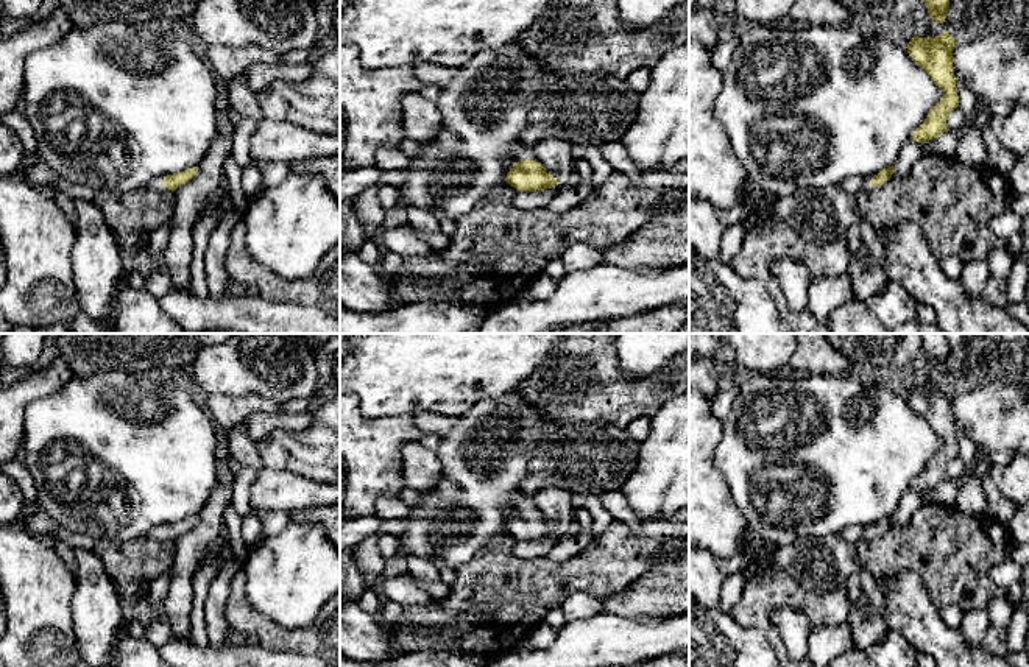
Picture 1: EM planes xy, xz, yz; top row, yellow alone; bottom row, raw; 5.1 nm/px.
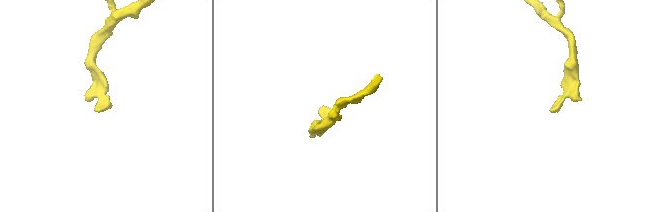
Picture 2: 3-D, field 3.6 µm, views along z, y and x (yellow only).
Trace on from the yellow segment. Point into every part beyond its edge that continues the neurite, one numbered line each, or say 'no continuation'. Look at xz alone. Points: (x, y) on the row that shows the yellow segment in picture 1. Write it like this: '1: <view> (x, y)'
1: xz (518, 151)

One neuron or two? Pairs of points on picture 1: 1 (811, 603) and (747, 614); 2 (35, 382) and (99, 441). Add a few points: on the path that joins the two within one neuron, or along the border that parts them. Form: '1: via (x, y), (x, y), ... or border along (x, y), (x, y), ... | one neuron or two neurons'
1: via (795, 599), (763, 599) | one neuron
2: border along (74, 377), (39, 396), (24, 423) | two neurons

